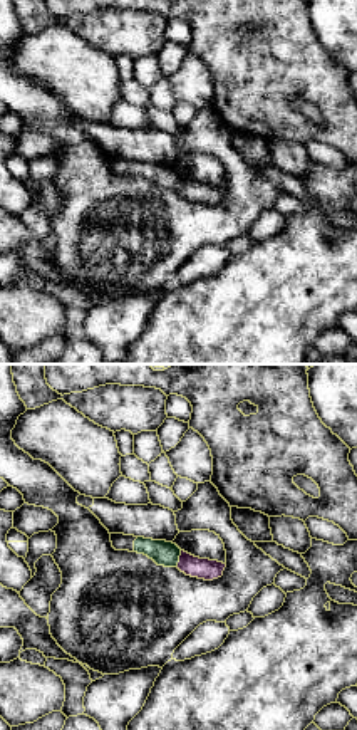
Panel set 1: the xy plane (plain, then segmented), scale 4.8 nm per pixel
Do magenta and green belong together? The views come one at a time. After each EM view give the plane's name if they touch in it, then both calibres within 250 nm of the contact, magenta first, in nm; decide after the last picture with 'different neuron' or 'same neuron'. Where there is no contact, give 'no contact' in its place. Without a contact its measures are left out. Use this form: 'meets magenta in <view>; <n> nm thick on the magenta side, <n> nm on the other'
meets magenta in xy; 100 nm thick on the magenta side, 120 nm on the other

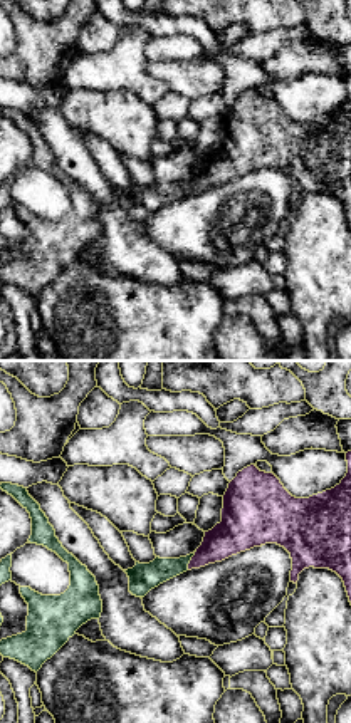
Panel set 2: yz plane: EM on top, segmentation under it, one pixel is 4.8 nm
meets magenta in yz; 180 nm thick on the magenta side, 140 nm on the other

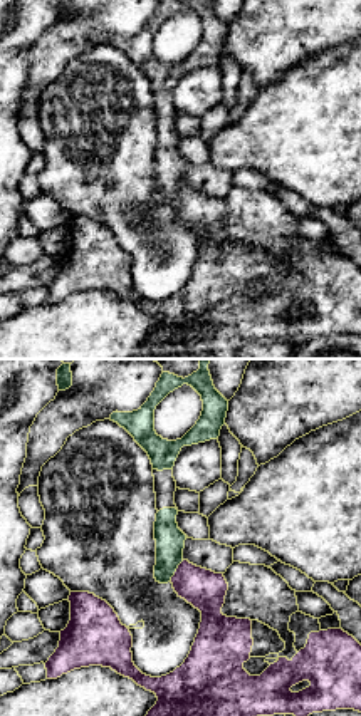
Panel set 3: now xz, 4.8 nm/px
meets magenta in xz; 190 nm thick on the magenta side, 140 nm on the other

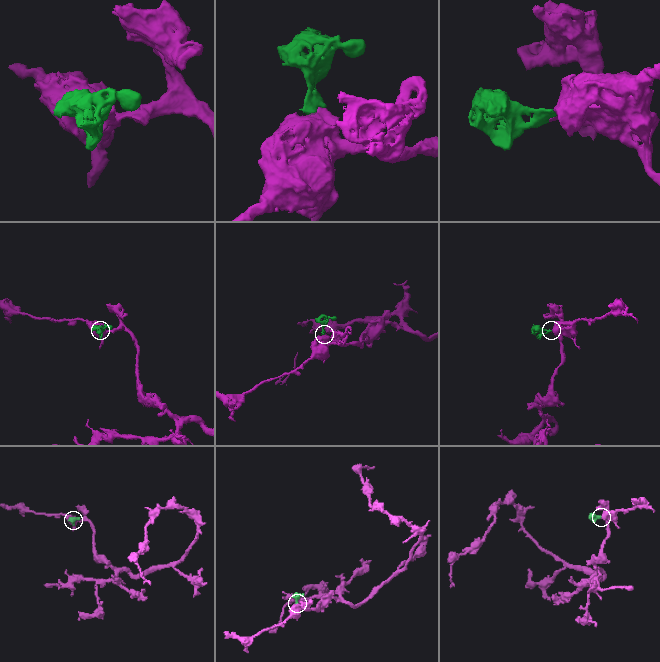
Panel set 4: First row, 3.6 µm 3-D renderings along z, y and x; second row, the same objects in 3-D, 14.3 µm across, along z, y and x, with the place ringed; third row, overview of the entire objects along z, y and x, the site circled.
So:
same neuron

